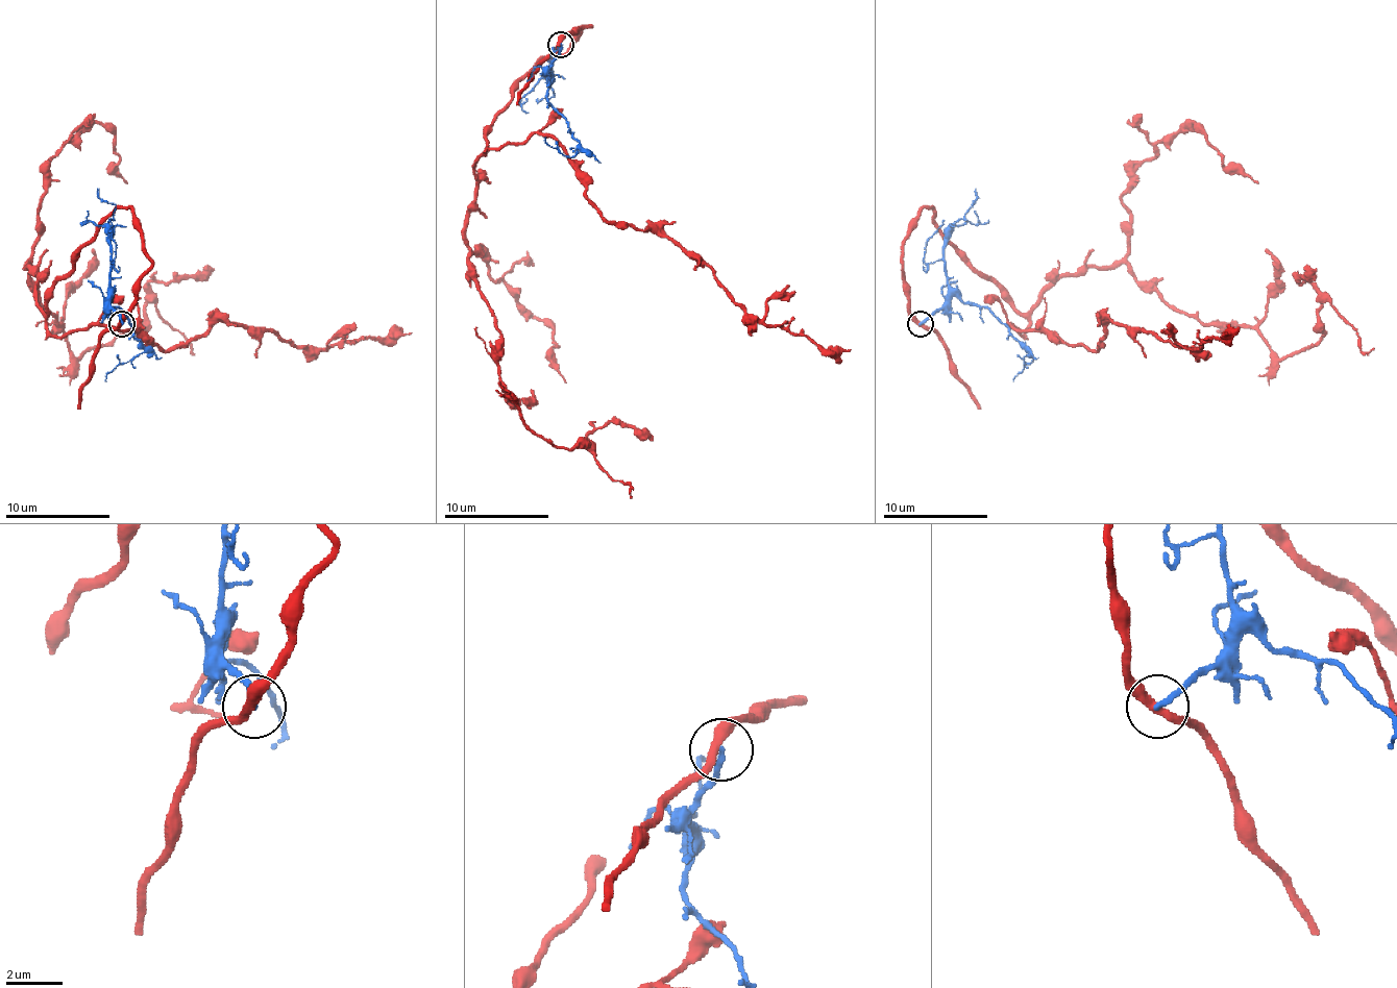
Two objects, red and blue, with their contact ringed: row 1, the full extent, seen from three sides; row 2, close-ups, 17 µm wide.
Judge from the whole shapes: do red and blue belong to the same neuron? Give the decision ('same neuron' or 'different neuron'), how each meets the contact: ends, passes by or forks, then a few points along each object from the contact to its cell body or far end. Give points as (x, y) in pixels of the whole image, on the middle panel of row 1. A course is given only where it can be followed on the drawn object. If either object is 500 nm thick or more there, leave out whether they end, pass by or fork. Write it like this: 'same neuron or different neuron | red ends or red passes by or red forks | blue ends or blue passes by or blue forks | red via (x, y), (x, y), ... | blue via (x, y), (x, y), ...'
different neuron | red passes by | blue ends | red via (559, 45), (590, 27), (517, 84), (475, 161), (475, 286), (538, 436), (585, 446), (619, 422), (653, 441) | blue via (562, 45), (548, 71), (548, 102), (567, 121), (580, 152), (562, 155), (543, 137)

